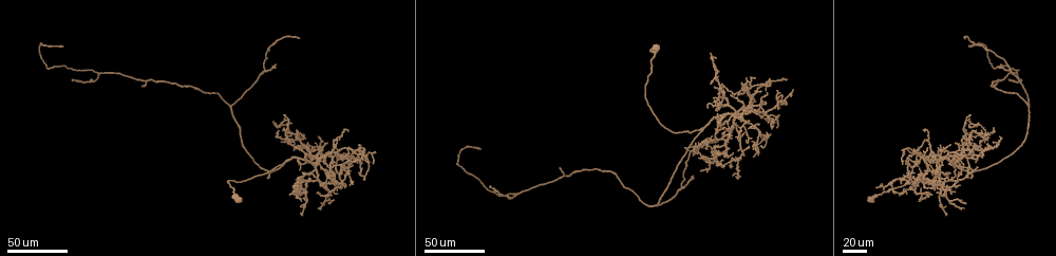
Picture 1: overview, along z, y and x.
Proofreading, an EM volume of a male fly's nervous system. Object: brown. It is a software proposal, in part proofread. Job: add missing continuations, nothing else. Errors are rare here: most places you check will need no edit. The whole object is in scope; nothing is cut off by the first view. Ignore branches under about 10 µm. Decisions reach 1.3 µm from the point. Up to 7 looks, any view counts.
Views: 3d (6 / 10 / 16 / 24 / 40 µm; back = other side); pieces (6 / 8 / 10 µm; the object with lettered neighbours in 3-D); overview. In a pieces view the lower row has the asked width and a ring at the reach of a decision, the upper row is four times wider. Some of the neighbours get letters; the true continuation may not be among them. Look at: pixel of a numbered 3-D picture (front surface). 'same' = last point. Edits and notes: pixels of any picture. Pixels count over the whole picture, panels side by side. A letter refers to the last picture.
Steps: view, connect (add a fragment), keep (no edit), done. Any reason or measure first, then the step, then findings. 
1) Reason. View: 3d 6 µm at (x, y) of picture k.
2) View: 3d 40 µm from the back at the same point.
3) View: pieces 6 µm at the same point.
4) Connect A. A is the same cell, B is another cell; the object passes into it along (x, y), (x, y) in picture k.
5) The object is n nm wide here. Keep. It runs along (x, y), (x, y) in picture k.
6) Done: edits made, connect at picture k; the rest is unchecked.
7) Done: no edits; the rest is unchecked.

View: 3d 40 µm at (943, 185) of picture 1.

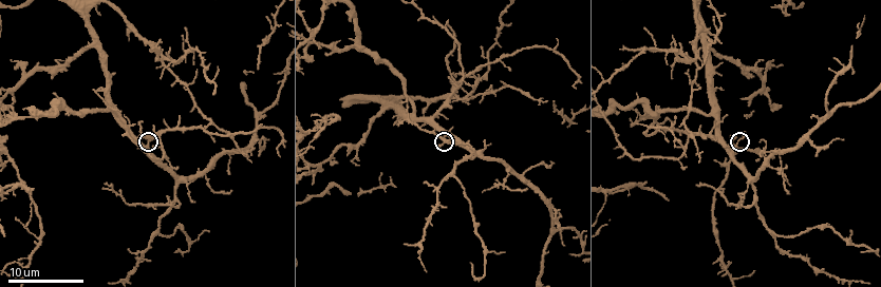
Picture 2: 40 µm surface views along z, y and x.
View: pieces 8 µm at (744, 131) of picture 2.

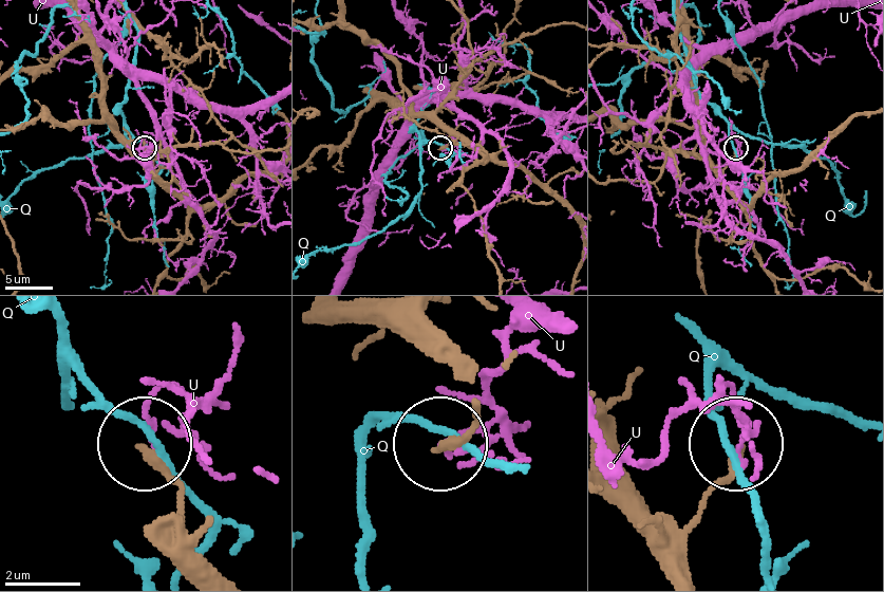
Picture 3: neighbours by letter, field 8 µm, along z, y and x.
Keep. Q and U are other cells; none of them fits.

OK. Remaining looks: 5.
Tapers out. View: 3d 24 µm at (958, 165) of picture 1.

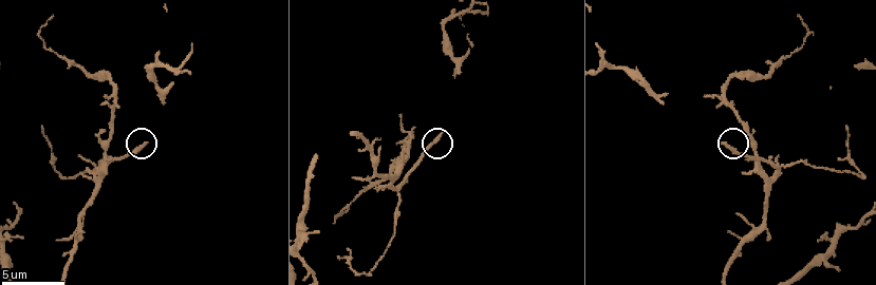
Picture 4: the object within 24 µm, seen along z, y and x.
View: pieces 6 µm at (725, 144) of picture 4.

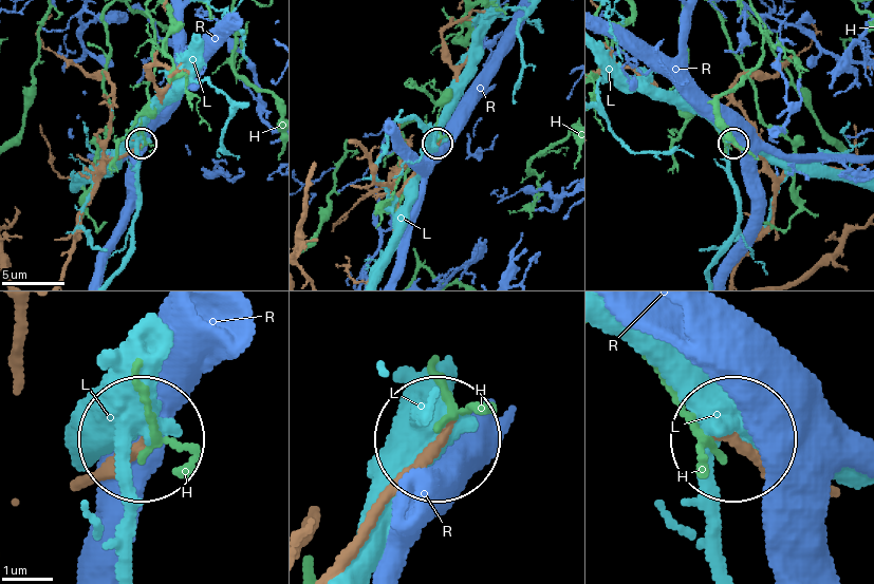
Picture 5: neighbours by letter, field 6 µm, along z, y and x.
Keep. H, L and R are other cells; it runs along (81, 482), (141, 439) in picture 5; none of them fits.

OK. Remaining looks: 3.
View: 3d 40 µm at (303, 158) of picture 1.

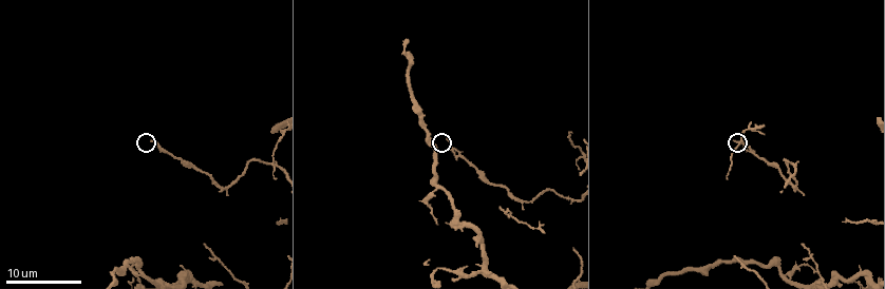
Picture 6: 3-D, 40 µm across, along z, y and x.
View: pieces 6 µm at (150, 139) of picture 6.

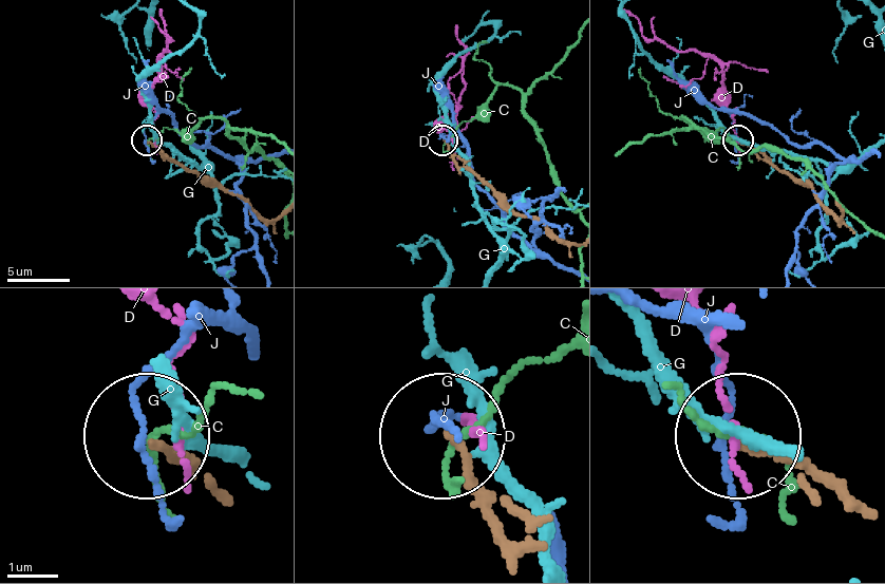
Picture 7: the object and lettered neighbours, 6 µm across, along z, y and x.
Keep. C, D, G and J are other cells; it runs along (276, 217), (263, 220), (241, 199), (206, 182), (147, 143) in picture 7; no lettered fragment goes on from it.

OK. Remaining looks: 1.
Done: no edits; the rest is unchecked.

